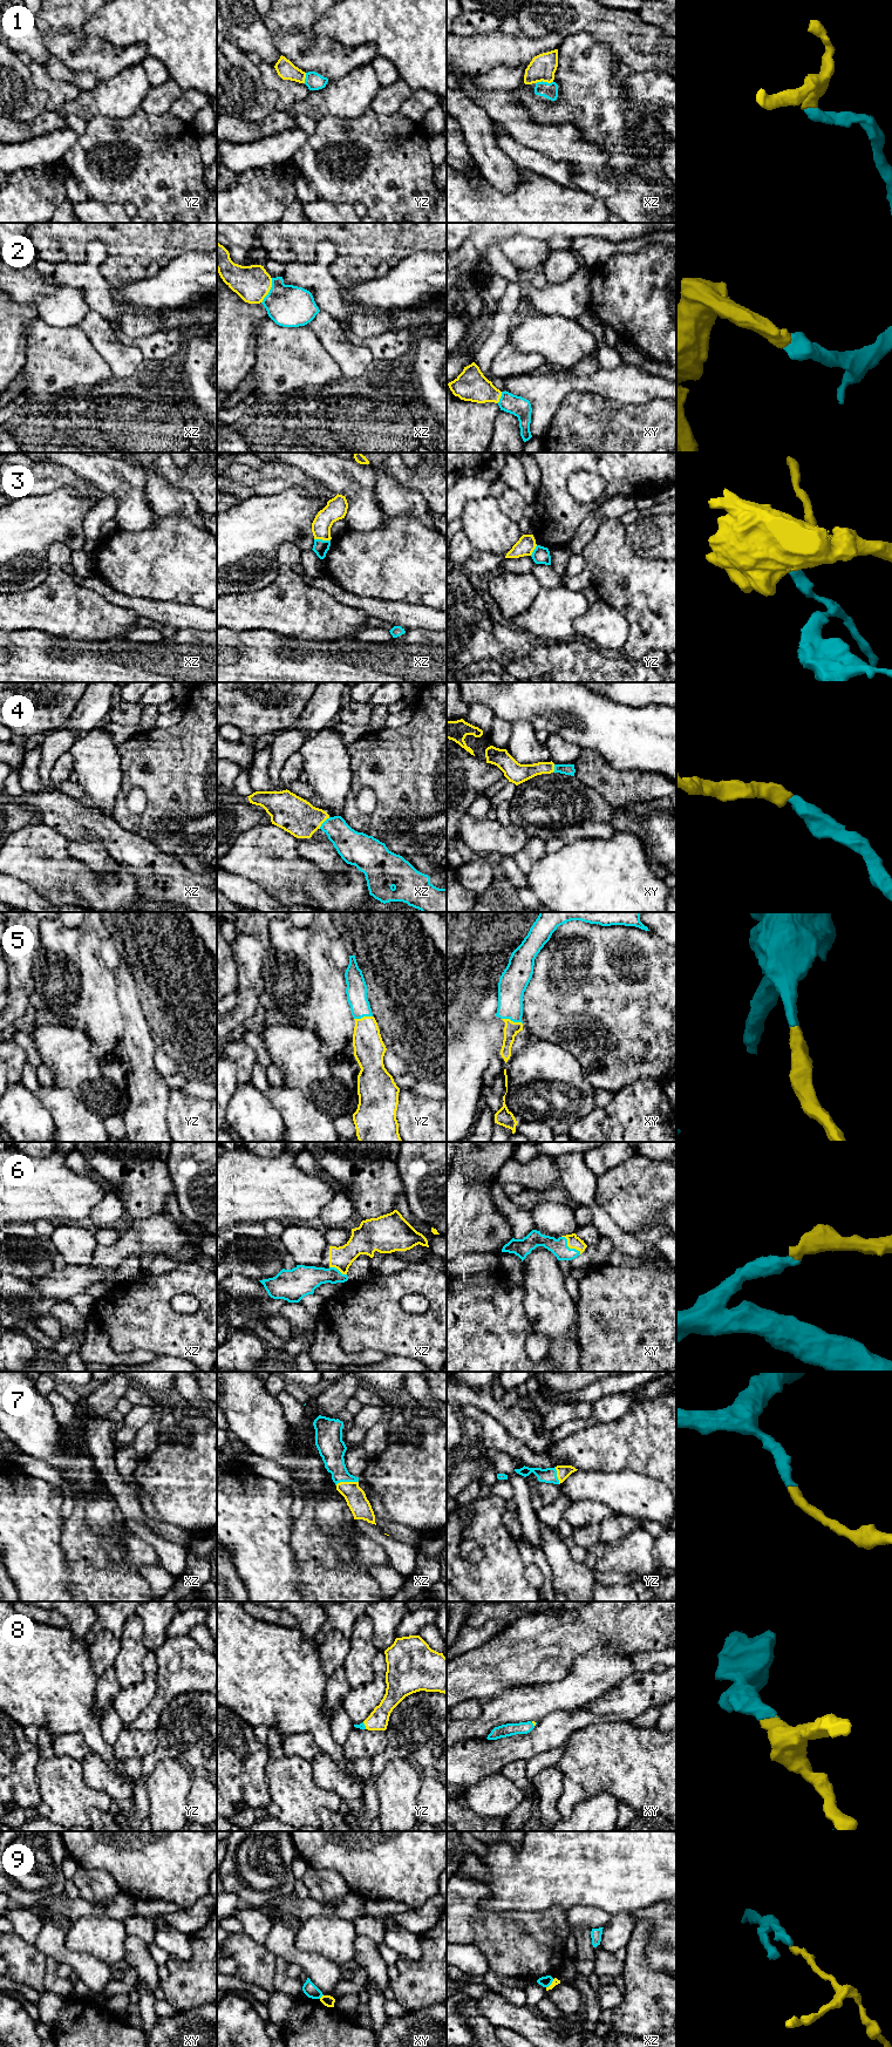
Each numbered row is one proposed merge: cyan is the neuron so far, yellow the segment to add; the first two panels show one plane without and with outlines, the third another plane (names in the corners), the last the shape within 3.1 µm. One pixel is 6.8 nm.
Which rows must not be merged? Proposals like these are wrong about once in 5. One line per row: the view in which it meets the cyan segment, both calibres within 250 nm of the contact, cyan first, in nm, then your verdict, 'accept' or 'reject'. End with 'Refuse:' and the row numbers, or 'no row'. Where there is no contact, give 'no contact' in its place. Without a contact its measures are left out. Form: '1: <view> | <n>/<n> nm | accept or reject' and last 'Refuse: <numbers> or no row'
1: xz | 110/180 nm | accept
2: xz | 280/240 nm | accept
3: xz | 100/140 nm | reject
4: xz | 200/260 nm | accept
5: xy | 190/100 nm | accept
6: xy | 120/90 nm | accept
7: xz | 180/140 nm | accept
8: yz | 50/140 nm | accept
9: xy | 90/80 nm | reject
Refuse: 3, 9

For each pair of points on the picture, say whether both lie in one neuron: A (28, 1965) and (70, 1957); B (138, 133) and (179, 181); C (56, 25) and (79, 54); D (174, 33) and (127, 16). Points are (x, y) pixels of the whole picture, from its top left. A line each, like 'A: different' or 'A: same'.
A: different
B: same
C: same
D: same

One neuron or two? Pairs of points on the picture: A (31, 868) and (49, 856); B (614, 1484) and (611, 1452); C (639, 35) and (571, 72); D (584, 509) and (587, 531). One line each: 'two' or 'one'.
A: one
B: two
C: two
D: two

